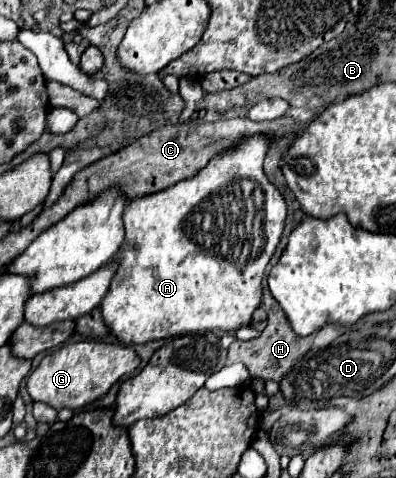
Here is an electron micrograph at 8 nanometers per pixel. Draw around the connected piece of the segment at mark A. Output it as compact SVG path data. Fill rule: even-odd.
M269 135L247 137L231 151L211 159L195 177L129 201L123 213L125 243L119 249L121 263L109 293L99 305L105 323L123 343L137 345L209 329L237 331L251 327L253 313L261 305L263 273L281 241L287 219L287 203L281 191L263 173L269 143Z

